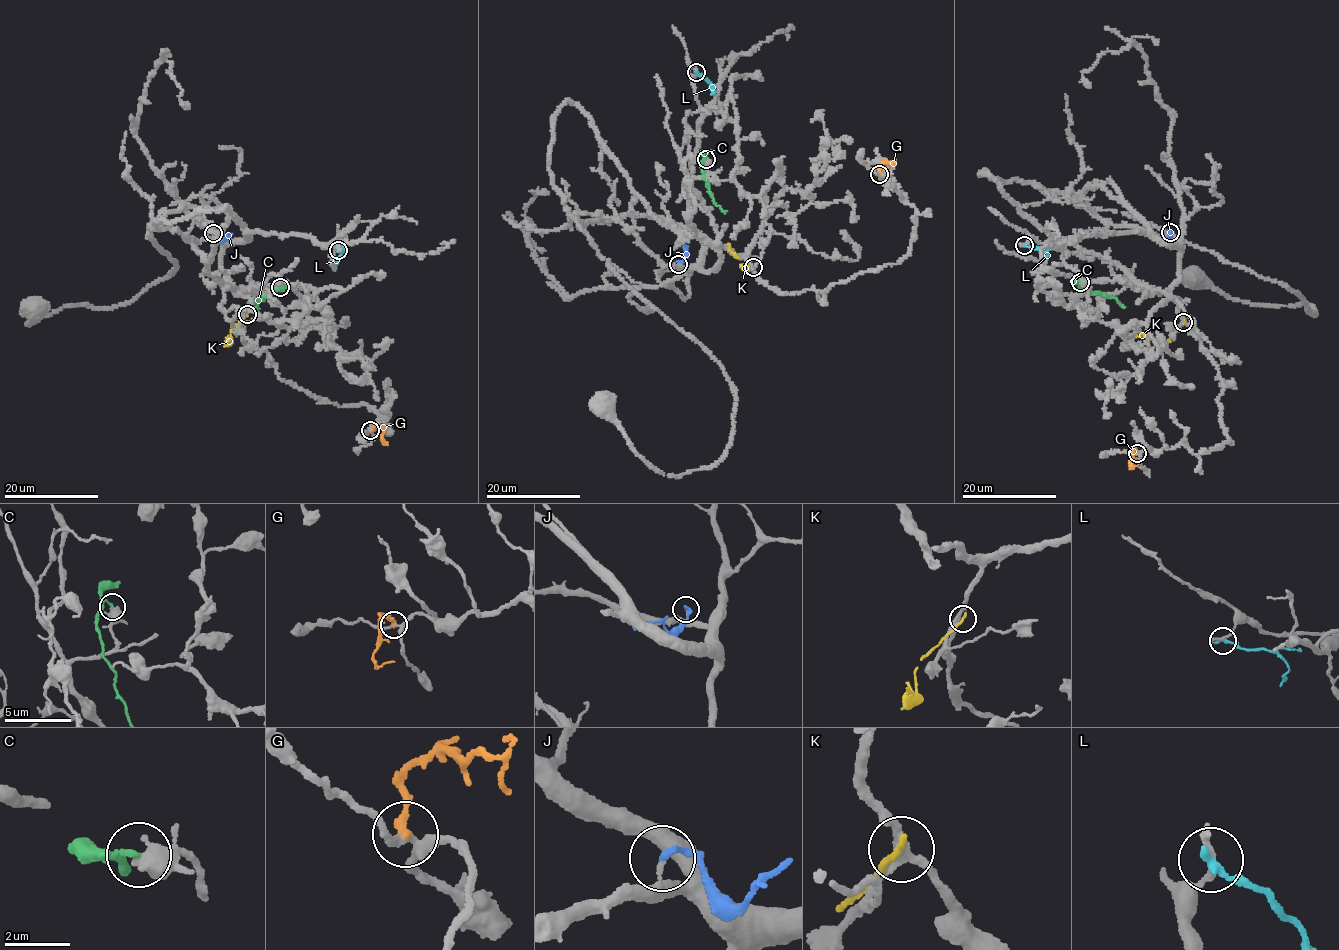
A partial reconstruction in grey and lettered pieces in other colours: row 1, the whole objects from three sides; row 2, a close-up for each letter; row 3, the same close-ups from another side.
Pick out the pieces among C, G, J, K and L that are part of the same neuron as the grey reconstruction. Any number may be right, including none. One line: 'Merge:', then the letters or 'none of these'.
Merge: J

